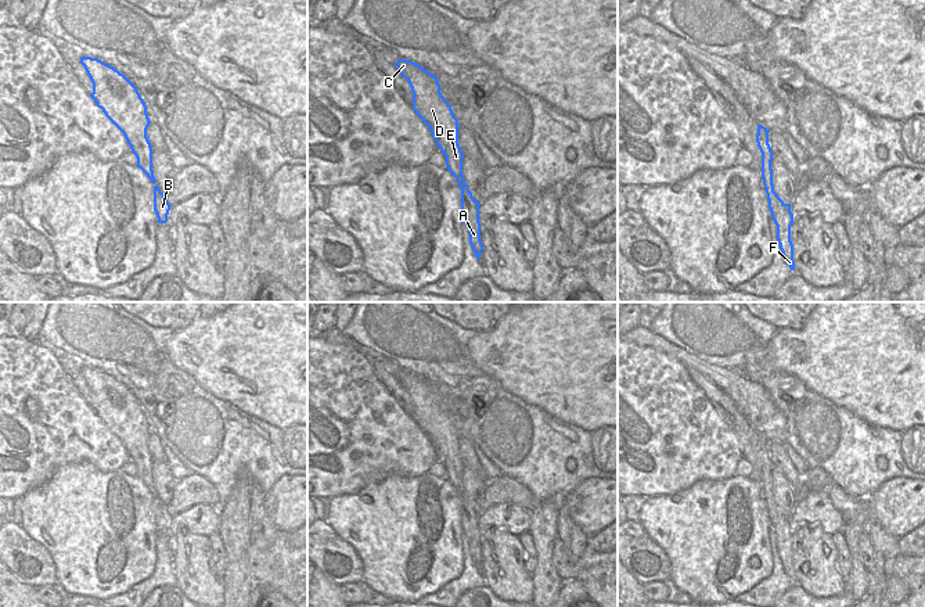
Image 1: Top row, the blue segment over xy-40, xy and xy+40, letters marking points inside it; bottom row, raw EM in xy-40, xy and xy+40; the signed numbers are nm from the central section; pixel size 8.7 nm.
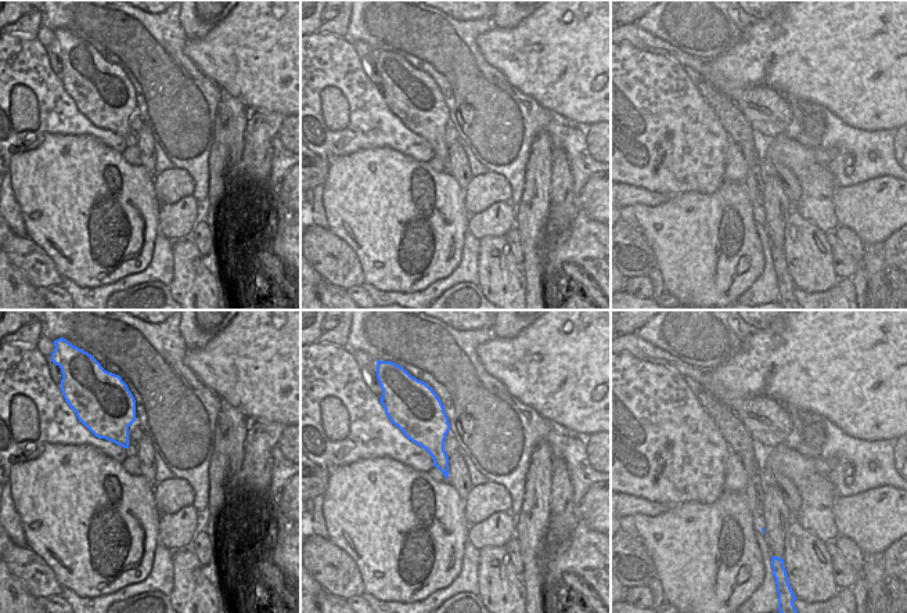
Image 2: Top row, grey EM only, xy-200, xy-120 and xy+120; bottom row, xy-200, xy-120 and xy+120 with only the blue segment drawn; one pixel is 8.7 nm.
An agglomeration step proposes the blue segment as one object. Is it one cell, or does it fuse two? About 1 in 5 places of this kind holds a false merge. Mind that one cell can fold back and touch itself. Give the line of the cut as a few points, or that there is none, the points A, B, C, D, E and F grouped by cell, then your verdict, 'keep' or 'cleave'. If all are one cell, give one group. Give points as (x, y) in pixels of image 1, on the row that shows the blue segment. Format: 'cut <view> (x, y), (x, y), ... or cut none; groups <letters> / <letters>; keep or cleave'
cut none; groups A B C D E F; keep

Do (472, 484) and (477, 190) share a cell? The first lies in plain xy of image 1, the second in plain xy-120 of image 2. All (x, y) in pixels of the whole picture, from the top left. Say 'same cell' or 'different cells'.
different cells

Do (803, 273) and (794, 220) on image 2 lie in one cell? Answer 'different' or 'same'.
same

